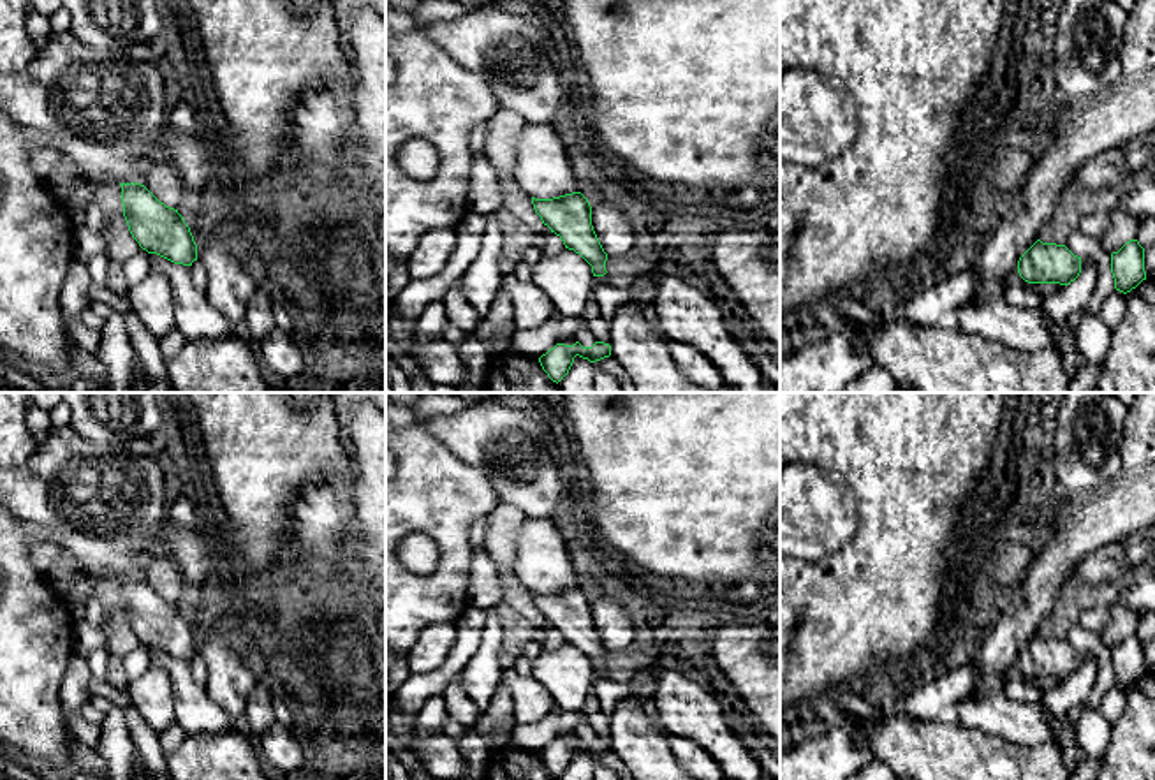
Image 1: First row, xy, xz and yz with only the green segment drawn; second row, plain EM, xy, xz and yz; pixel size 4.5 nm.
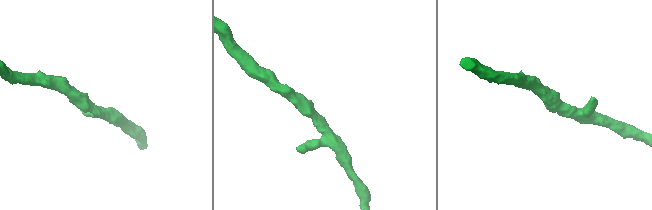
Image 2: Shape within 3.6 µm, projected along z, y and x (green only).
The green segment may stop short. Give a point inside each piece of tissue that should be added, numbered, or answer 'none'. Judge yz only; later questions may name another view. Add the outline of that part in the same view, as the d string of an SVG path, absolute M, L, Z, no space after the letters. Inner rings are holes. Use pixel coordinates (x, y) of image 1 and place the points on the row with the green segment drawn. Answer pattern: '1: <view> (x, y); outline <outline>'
none

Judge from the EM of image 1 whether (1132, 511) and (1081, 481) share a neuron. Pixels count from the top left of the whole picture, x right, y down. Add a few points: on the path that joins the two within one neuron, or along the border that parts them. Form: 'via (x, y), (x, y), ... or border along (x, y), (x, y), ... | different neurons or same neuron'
border along (1120, 448), (1120, 472), (1104, 486) | different neurons

